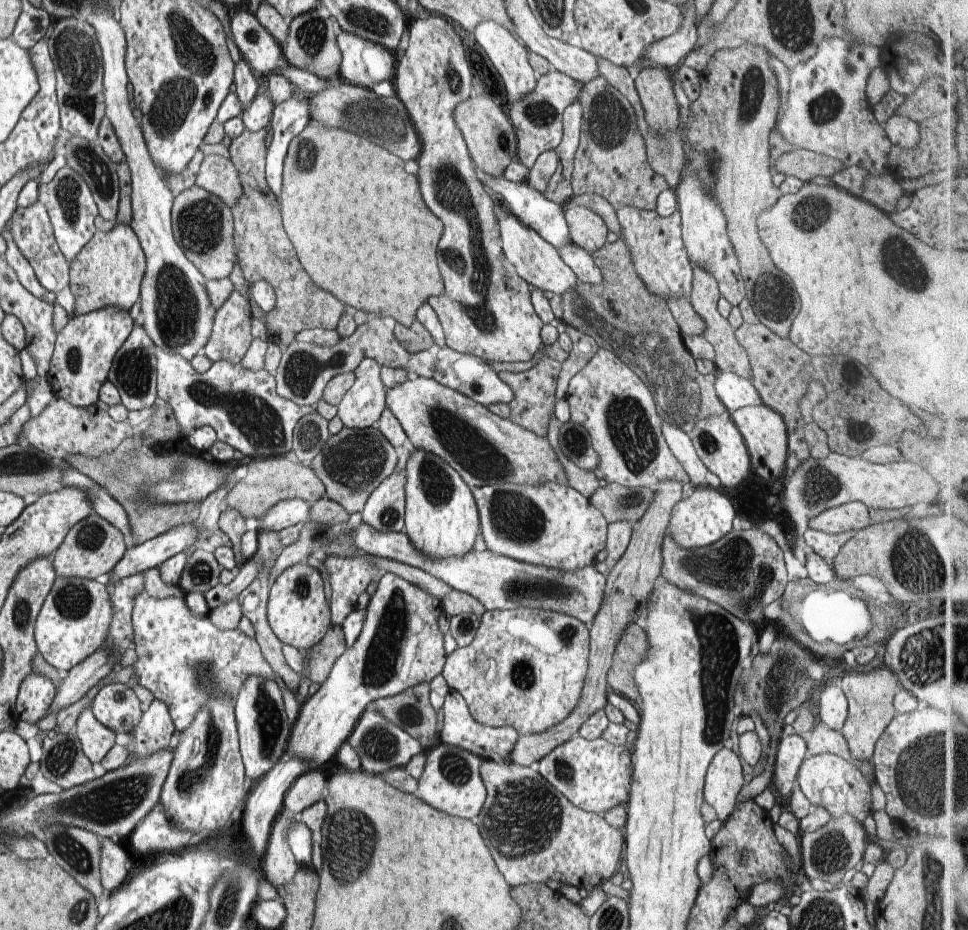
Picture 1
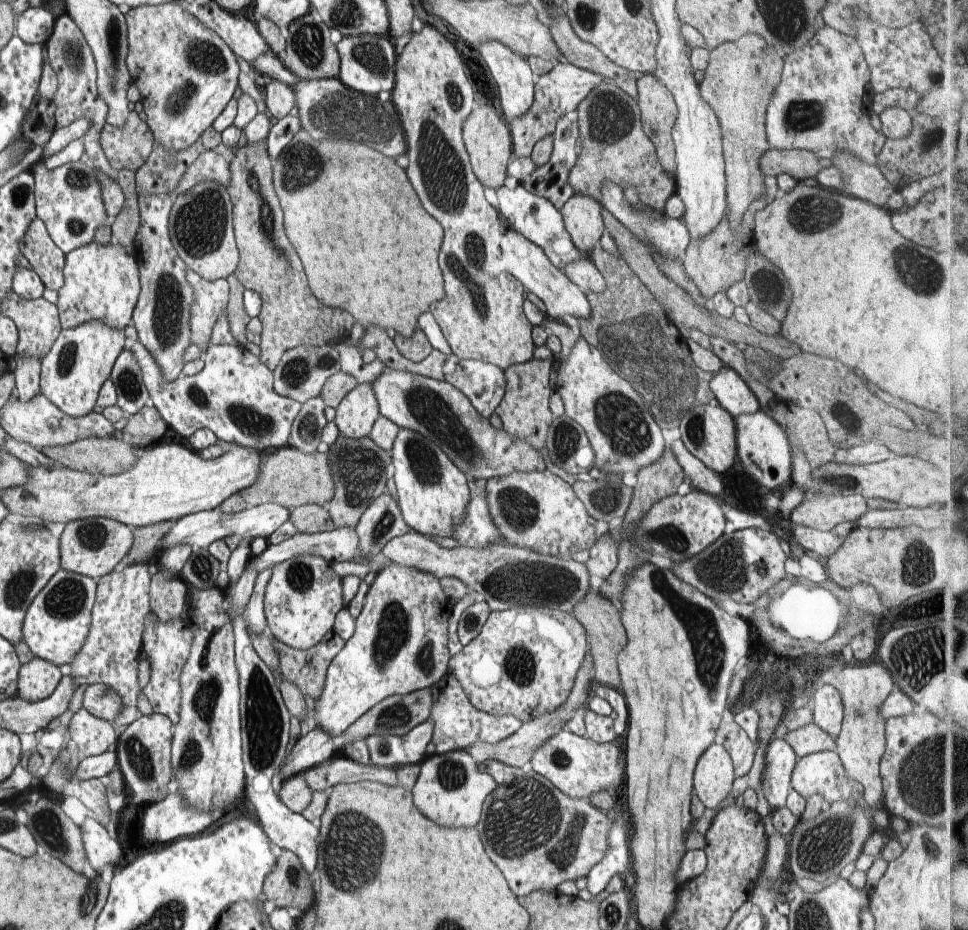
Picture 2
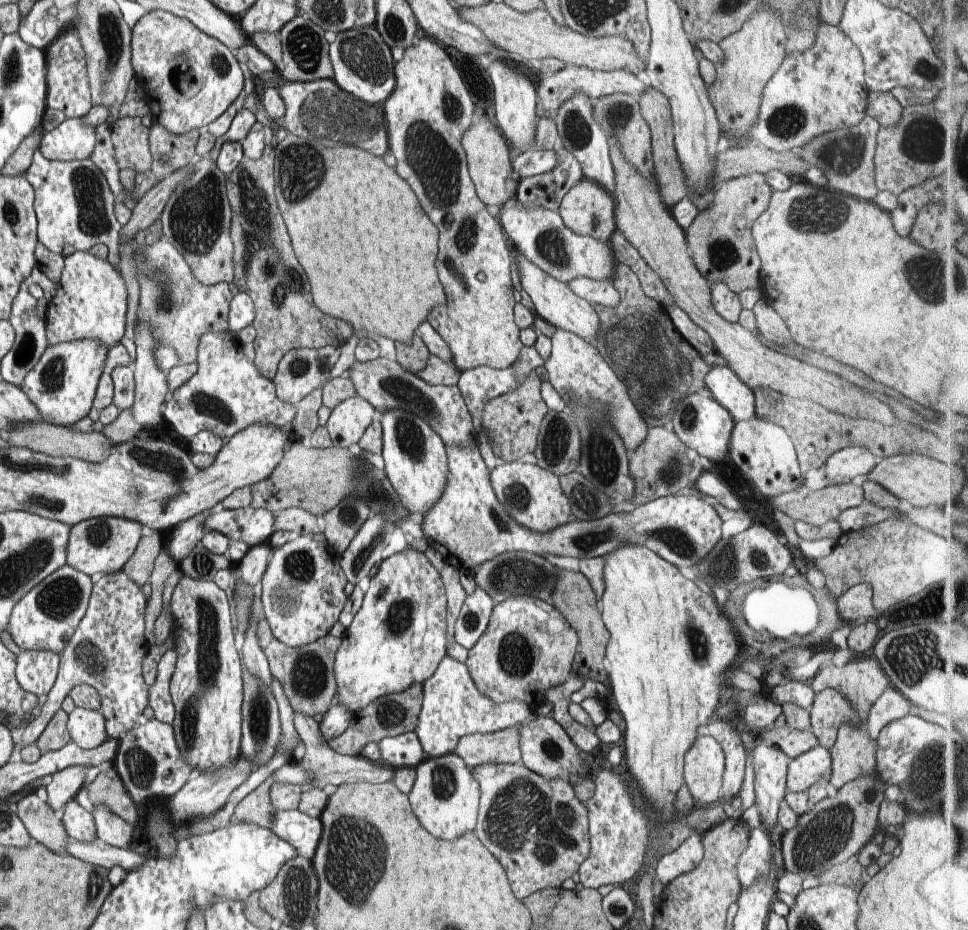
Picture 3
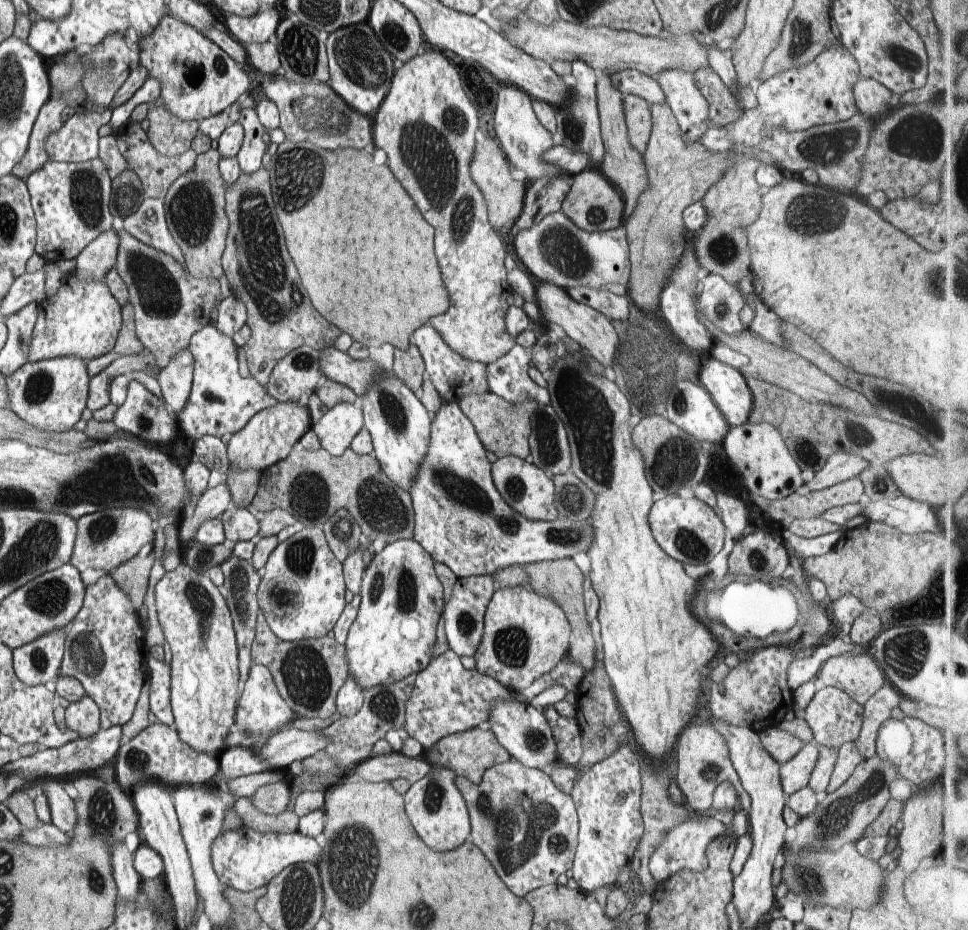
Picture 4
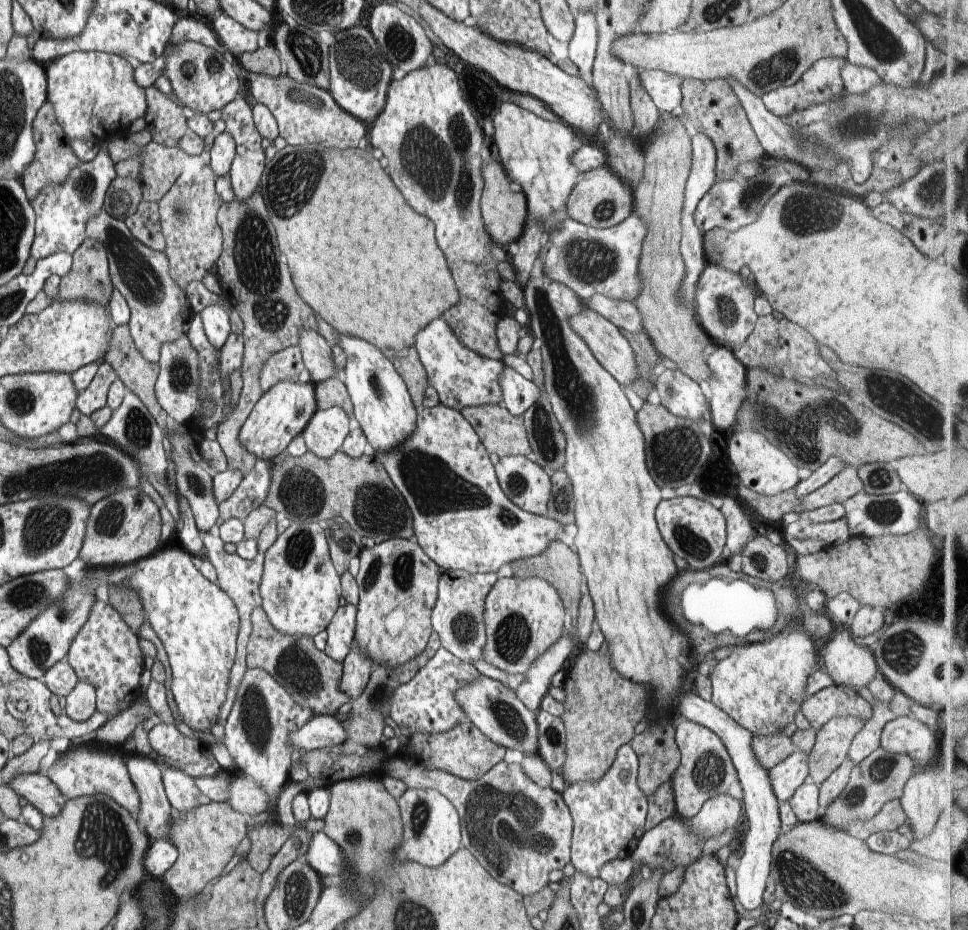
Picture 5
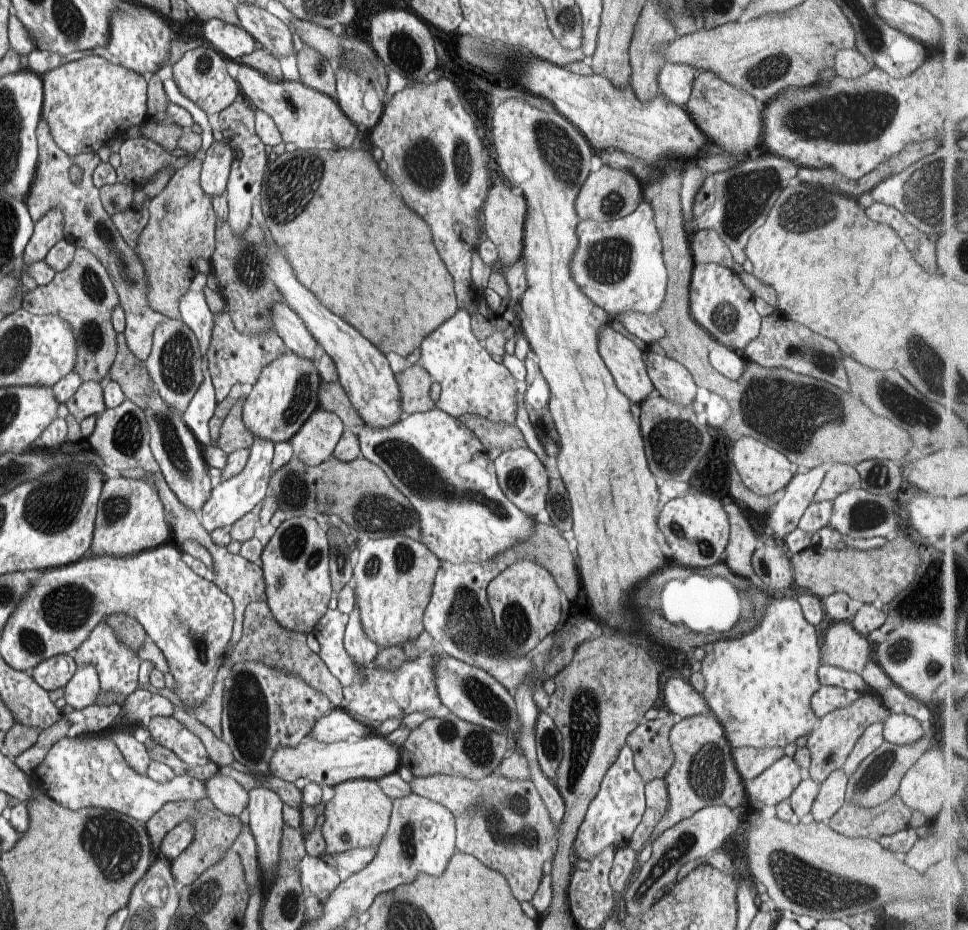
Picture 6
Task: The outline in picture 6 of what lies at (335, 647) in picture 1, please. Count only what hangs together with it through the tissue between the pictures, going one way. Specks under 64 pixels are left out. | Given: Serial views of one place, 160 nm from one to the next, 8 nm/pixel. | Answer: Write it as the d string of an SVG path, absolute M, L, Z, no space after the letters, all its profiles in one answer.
M254 601L248 604L245 610L245 619L243 620L243 635L240 642L233 648L232 651L228 650L227 655L236 663L258 661L274 668L282 669L291 675L298 675L304 682L307 682L314 690L324 693L331 706L334 709L340 709L343 706L344 693L342 683L333 676L328 670L326 663L320 658L320 655L313 652L306 643L306 634L297 633L296 631L289 631L284 628L274 618L267 601Z

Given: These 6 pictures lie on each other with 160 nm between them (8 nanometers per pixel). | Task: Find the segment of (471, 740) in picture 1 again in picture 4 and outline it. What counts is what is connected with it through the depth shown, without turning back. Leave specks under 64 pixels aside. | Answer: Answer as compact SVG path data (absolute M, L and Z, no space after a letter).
M452 649L436 655L416 677L415 687L406 703L404 729L418 740L424 751L436 746L445 736L486 726L493 706L498 701L514 700L513 692L497 680L480 674L476 669L466 669Z

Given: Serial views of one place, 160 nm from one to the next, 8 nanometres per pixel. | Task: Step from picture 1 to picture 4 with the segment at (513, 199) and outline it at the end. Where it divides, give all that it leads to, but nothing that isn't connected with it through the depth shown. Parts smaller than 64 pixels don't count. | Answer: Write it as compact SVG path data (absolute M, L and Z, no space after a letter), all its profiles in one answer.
M561 210L514 235L514 248L530 274L564 290L581 286L628 295L631 275L630 247L625 226L602 232L578 228Z

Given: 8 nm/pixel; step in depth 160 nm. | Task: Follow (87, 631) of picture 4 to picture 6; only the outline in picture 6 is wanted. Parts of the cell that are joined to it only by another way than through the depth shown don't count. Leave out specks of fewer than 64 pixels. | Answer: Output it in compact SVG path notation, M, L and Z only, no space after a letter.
M102 619L88 635L88 638L76 649L73 659L78 667L93 666L100 675L101 691L117 691L125 697L132 694L139 683L141 659L124 641L121 641L115 630Z

